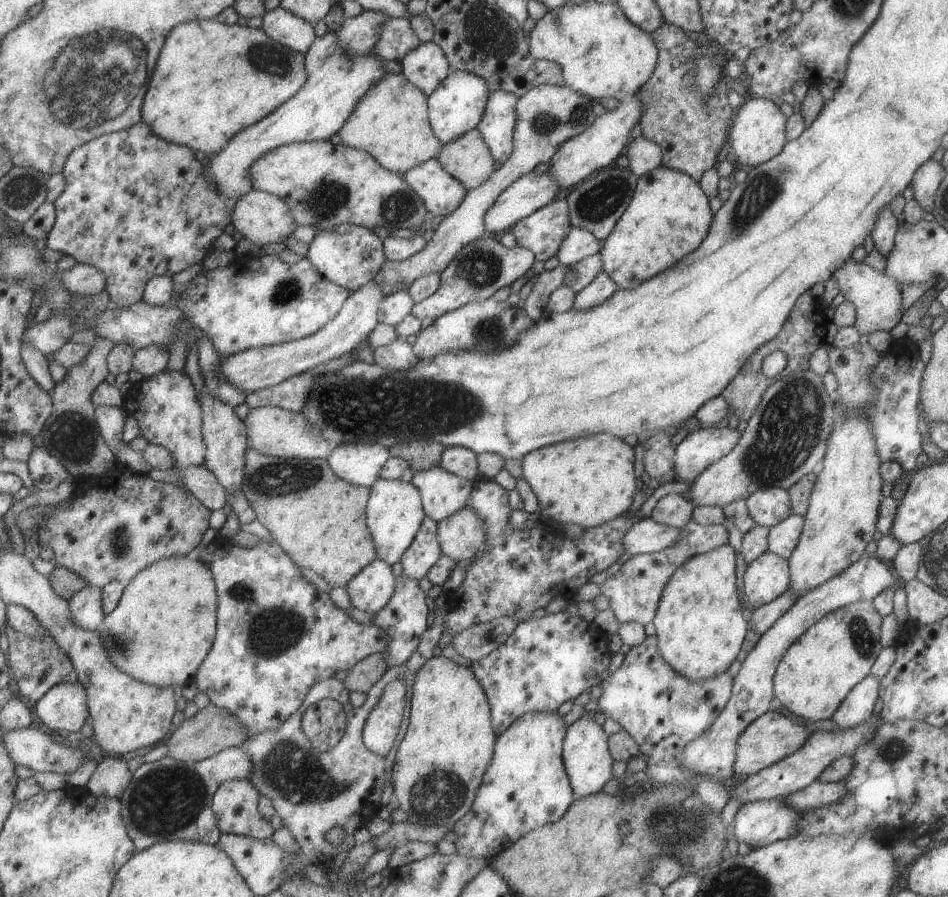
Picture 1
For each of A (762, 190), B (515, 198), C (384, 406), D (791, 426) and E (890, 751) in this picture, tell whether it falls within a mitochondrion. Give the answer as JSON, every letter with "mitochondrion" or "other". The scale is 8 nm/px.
{"A":"mitochondrion","B":"other","C":"mitochondrion","D":"mitochondrion","E":"mitochondrion"}

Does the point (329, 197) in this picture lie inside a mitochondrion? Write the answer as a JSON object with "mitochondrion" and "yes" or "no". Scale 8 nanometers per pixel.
{"mitochondrion":"yes"}

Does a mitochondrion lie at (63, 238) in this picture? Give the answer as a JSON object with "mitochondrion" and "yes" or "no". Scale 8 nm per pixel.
{"mitochondrion":"no"}

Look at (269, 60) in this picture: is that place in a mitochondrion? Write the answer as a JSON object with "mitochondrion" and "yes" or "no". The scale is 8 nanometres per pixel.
{"mitochondrion":"yes"}

